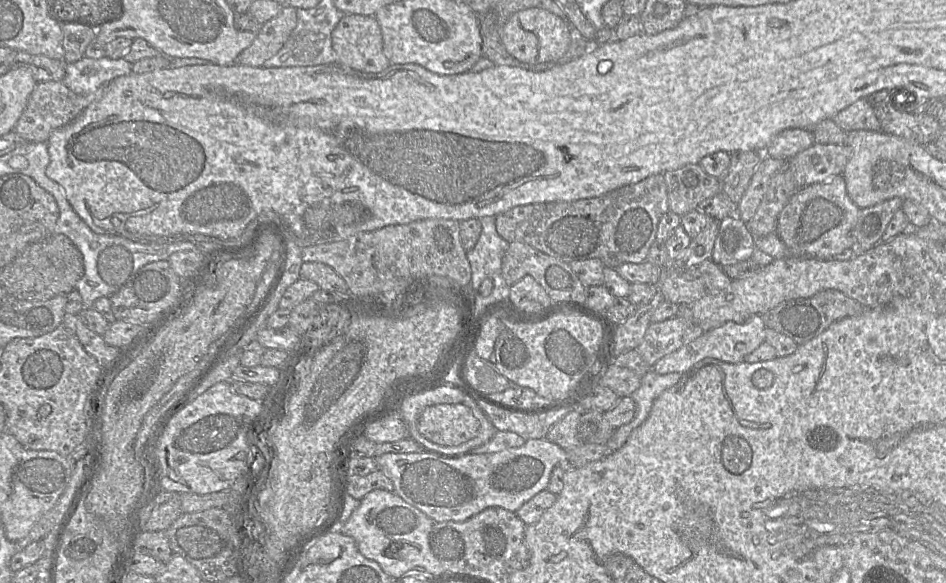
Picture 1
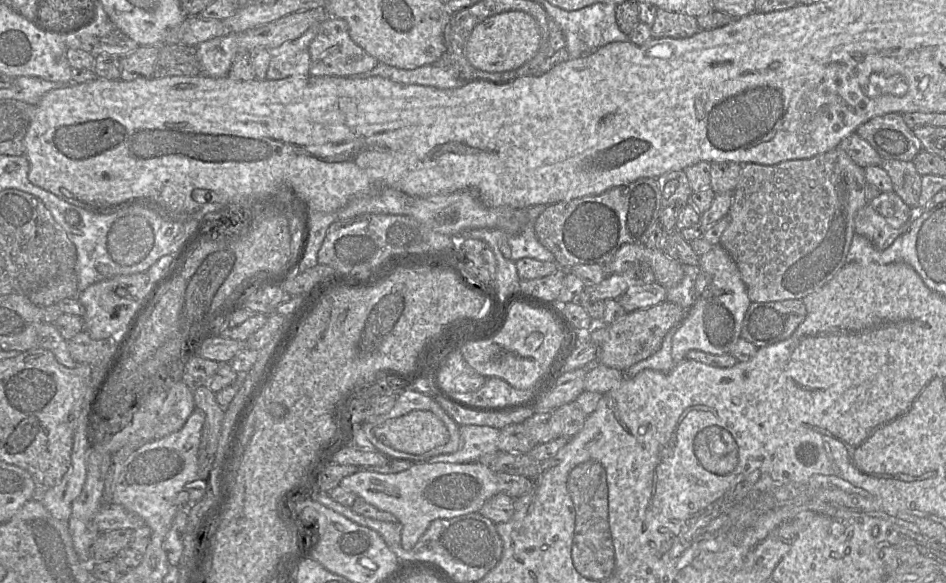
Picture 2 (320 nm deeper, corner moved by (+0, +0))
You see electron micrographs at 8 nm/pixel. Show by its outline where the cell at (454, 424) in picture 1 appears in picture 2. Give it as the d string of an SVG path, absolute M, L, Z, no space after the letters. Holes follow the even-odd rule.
M414 410L387 420L373 429L373 436L397 451L421 455L449 441L444 423L432 412Z

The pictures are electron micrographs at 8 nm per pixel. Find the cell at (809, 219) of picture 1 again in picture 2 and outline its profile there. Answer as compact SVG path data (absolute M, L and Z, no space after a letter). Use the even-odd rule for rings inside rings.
M869 204L857 212L854 222L855 233L866 237L878 250L888 248L897 237L906 233L909 228L909 223L901 227L892 227L886 218Z

